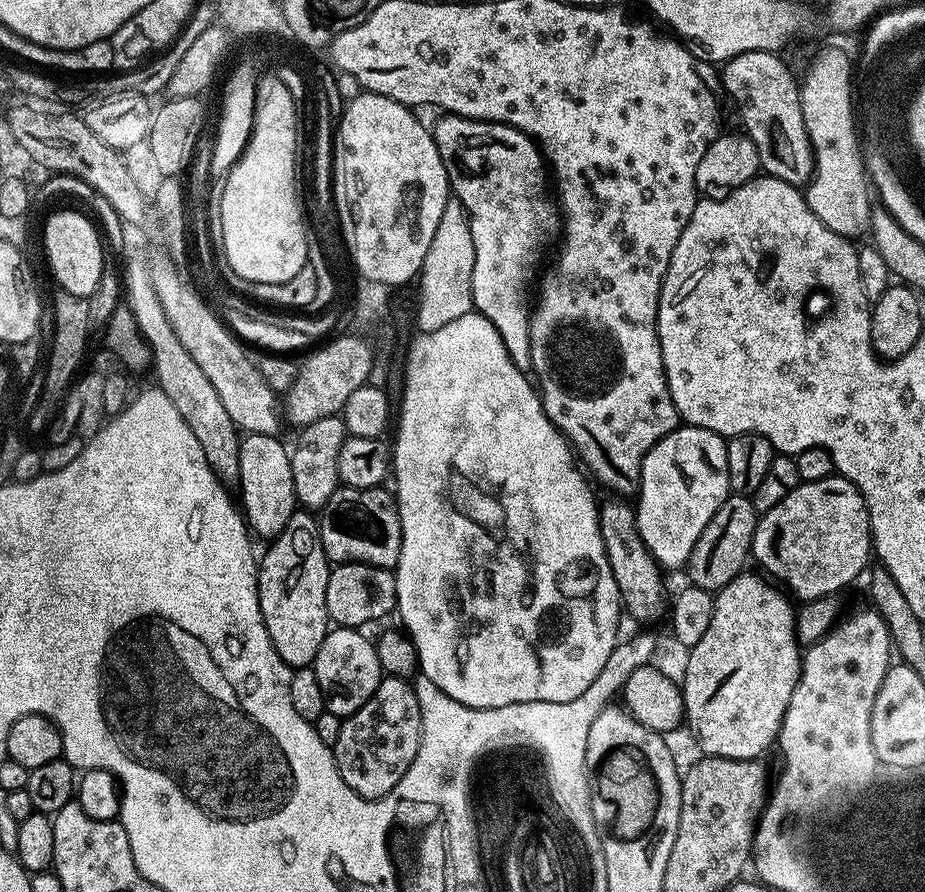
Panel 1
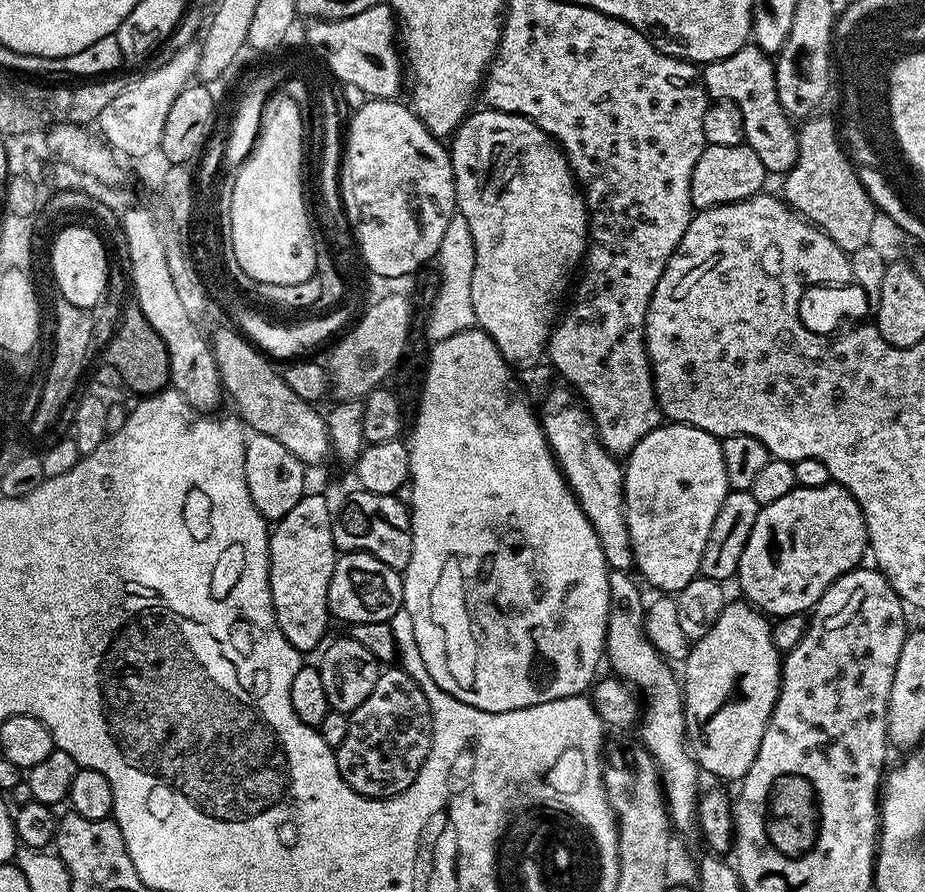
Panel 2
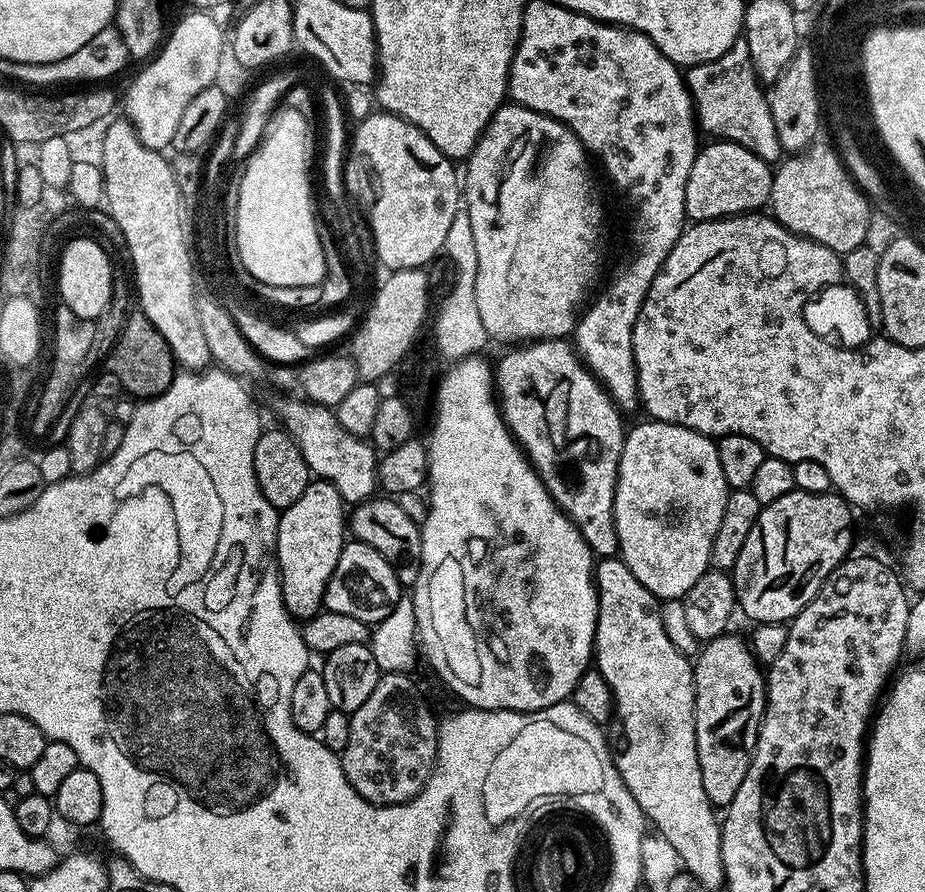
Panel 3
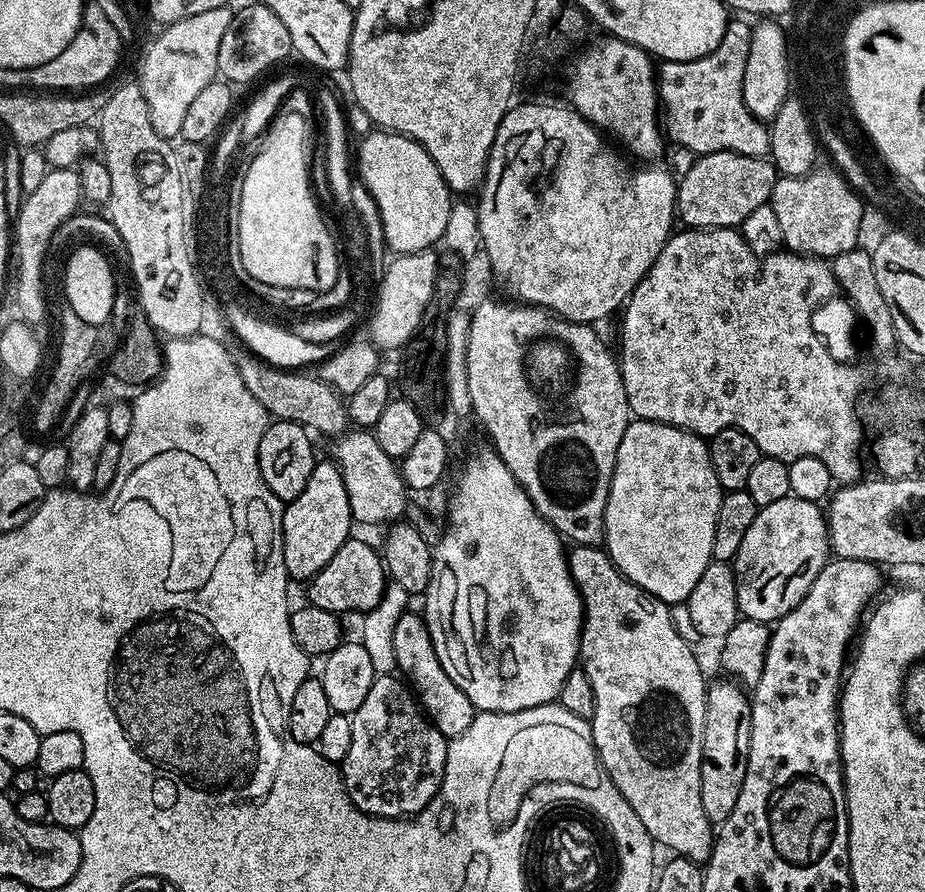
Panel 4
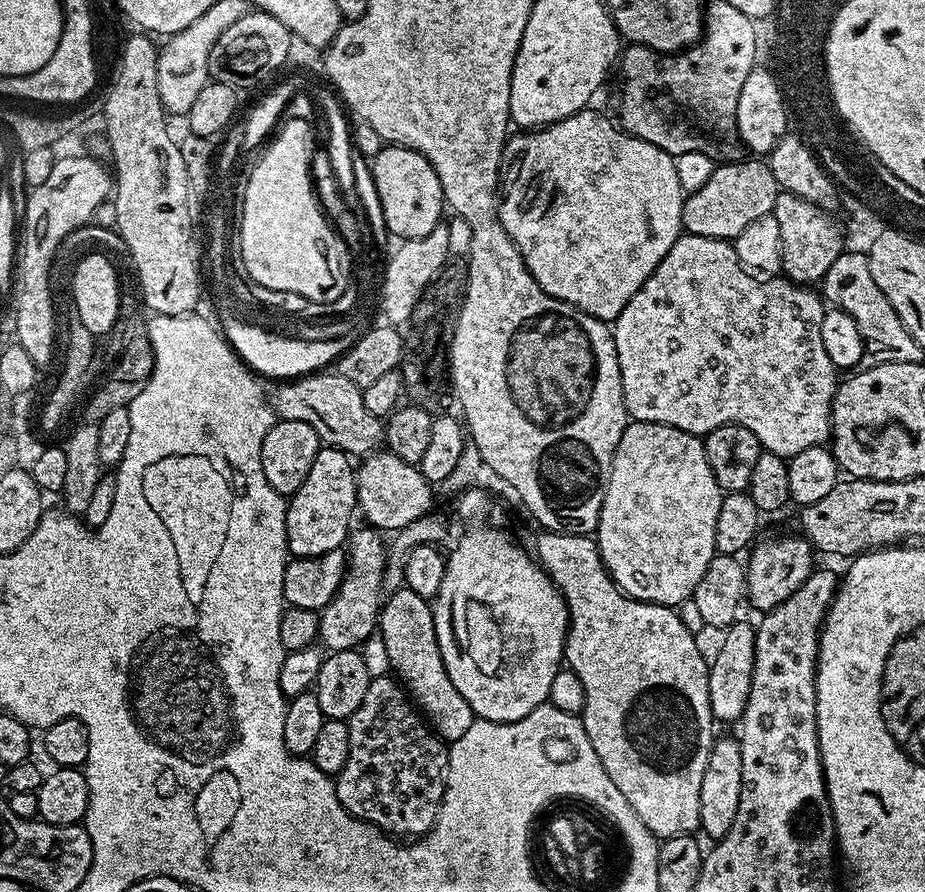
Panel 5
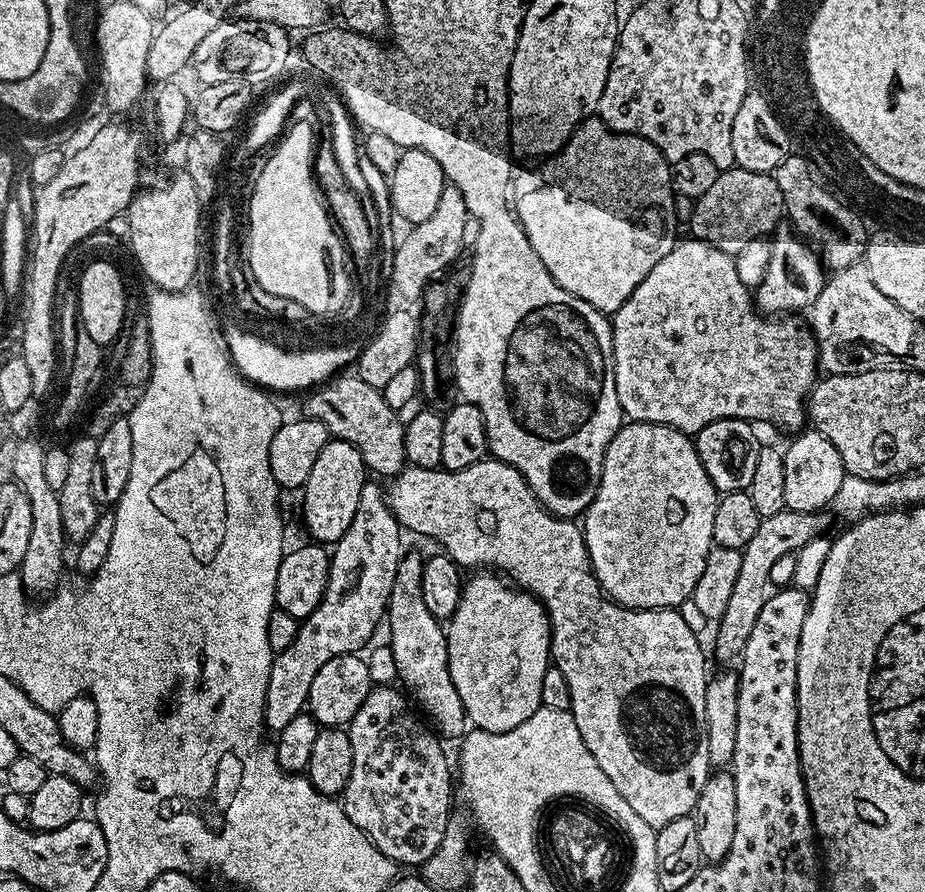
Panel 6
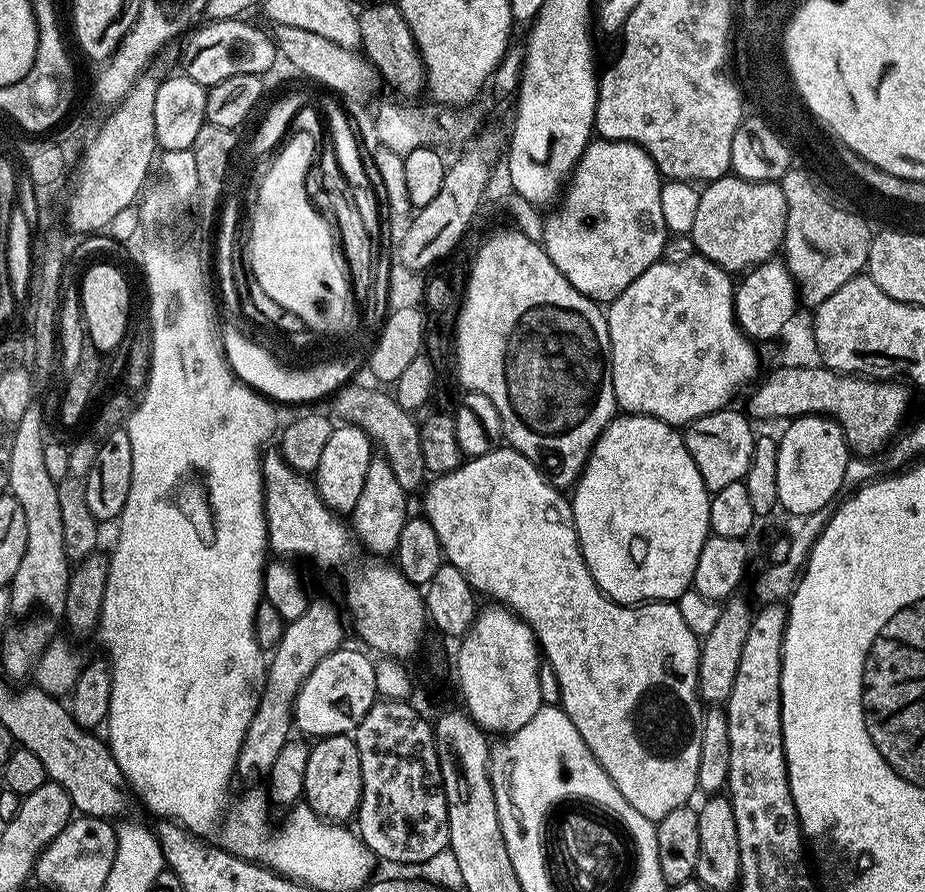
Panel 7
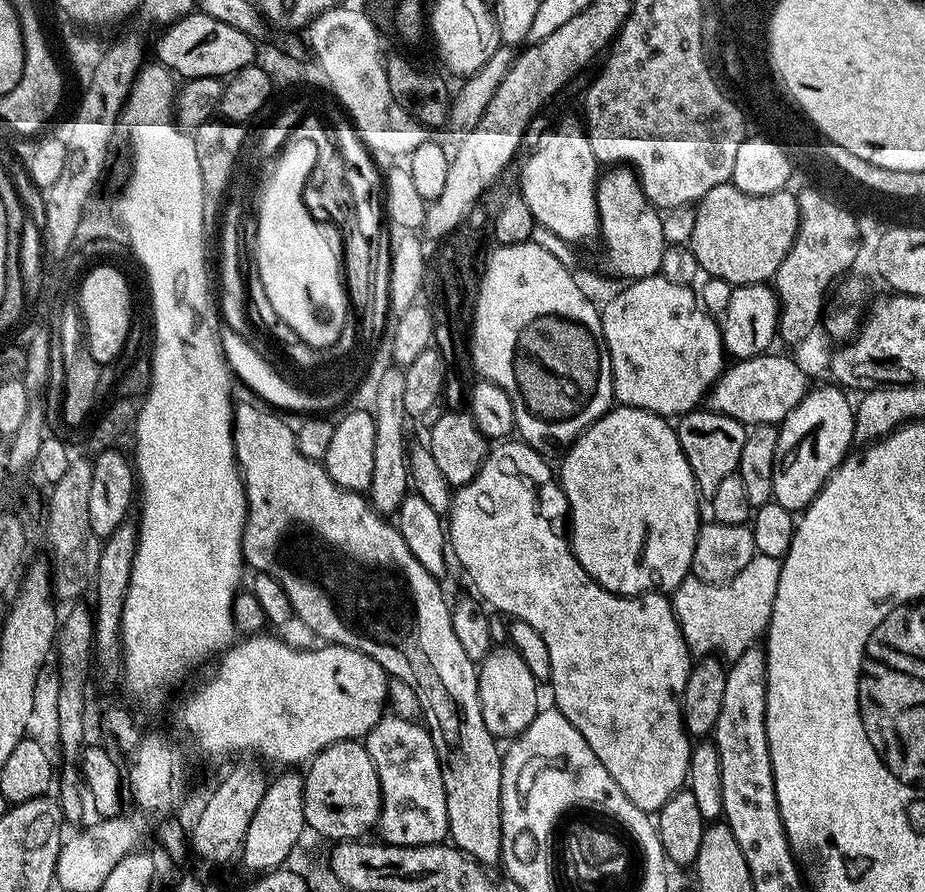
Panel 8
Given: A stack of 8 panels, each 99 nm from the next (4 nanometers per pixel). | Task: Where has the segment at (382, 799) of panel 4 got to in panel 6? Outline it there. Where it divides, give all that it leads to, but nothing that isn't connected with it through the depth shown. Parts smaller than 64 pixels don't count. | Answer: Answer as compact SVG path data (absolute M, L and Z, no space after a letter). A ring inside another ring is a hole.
M373 686L369 688L362 706L358 706L358 714L354 714L354 718L346 725L346 731L350 738L350 750L354 750L354 762L350 766L350 778L342 793L342 803L346 818L350 818L350 822L354 822L354 826L358 826L358 830L365 832L370 838L370 842L374 842L374 846L378 850L382 850L382 854L386 854L386 858L393 860L397 866L404 866L404 864L423 866L435 854L438 846L442 846L442 838L450 830L448 815L452 812L452 796L454 800L454 772L453 769L452 772L448 769L448 756L444 753L443 746L440 745L442 743L441 737L421 719L417 709L410 703L409 697L399 687L396 687L397 689L392 687L396 686Z

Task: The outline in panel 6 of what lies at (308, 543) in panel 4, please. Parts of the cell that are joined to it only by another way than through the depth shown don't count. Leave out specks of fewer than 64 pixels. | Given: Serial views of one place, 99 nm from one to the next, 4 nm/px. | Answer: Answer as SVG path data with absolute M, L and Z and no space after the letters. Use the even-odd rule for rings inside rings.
M329 439L328 445L318 454L314 461L314 470L310 470L310 478L304 483L304 528L315 543L334 546L346 534L354 514L358 510L358 494L362 494L362 486L366 482L366 469L362 454L350 442Z

